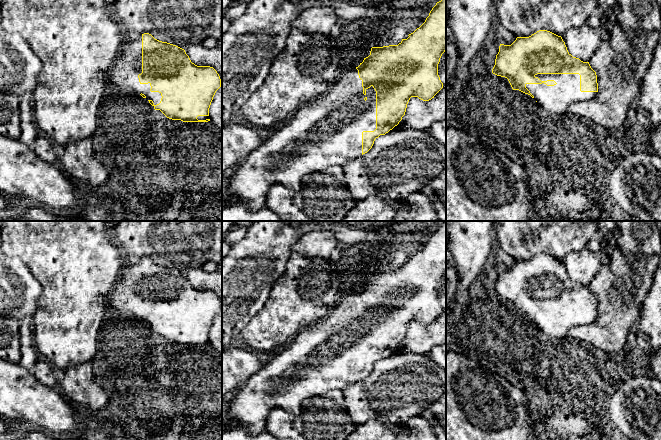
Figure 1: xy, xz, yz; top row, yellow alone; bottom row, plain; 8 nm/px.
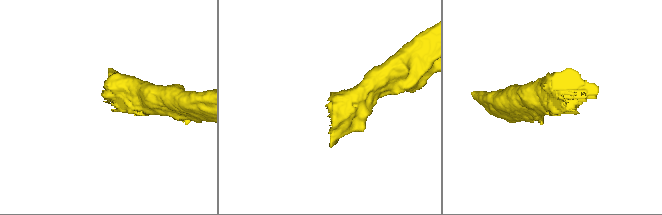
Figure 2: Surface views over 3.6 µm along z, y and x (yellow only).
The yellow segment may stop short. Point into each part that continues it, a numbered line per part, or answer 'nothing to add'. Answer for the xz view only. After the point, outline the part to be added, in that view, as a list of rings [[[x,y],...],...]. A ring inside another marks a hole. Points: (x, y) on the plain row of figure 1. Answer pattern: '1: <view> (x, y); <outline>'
1: xz (327, 356); [[[356,292],[342,296],[330,315],[299,332],[285,347],[271,354],[261,370],[253,374],[238,390],[229,402],[226,427],[245,427],[251,435],[266,430],[269,412],[279,407],[292,415],[302,411],[303,402],[332,390],[344,391],[348,386],[362,379],[362,356],[376,353],[376,315],[371,310],[363,318],[362,304]]]

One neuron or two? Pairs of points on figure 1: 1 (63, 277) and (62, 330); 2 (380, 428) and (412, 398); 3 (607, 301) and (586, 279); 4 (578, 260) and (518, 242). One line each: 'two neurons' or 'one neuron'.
1: one neuron
2: two neurons
3: two neurons
4: two neurons

